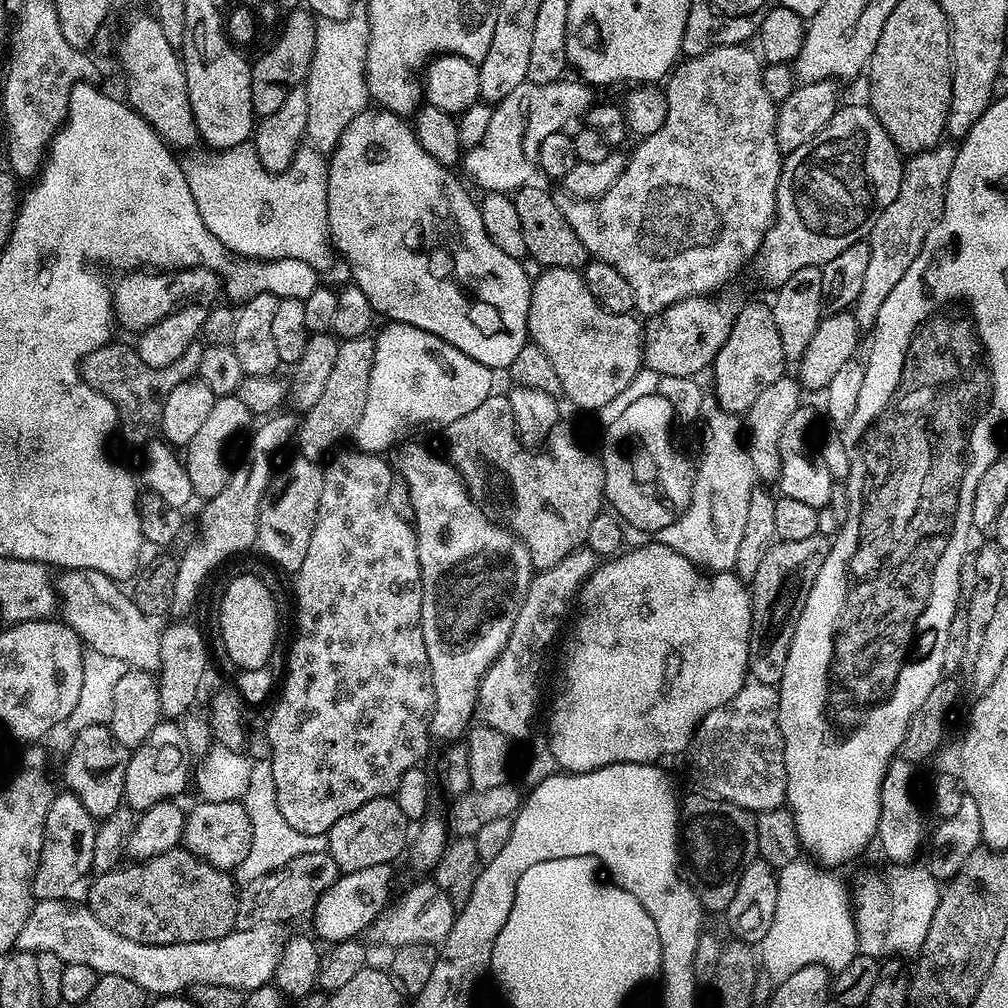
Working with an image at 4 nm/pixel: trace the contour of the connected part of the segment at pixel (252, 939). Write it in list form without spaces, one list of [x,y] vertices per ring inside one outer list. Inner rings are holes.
[[[67,899],[36,900],[22,930],[18,930],[16,948],[24,954],[49,952],[65,964],[85,964],[100,976],[130,978],[130,982],[134,982],[144,993],[156,998],[183,993],[195,984],[251,990],[269,983],[276,975],[282,940],[276,937],[277,929],[271,923],[244,926],[217,940],[147,944],[114,934],[114,930],[102,926],[102,922],[94,918],[87,906],[80,905],[79,908],[68,903]]]

